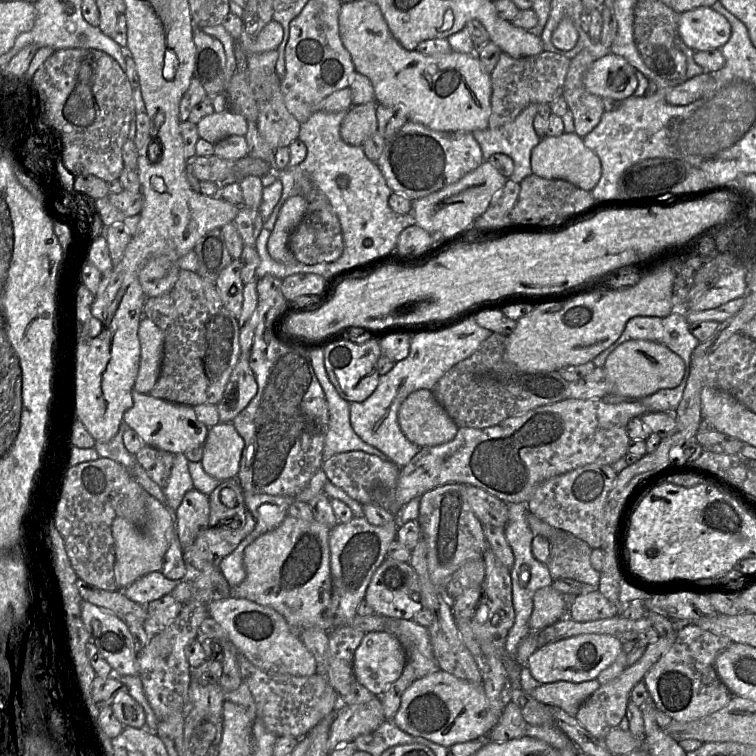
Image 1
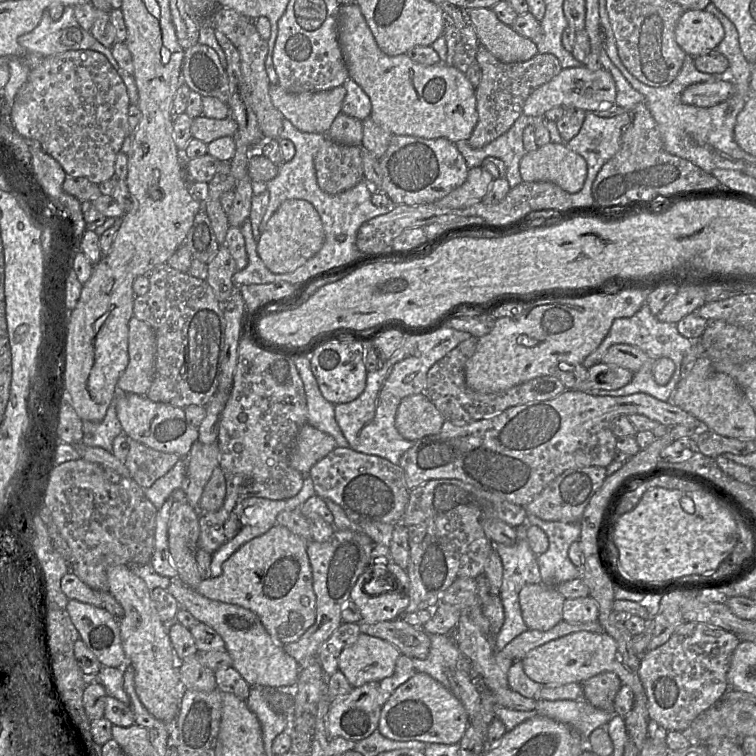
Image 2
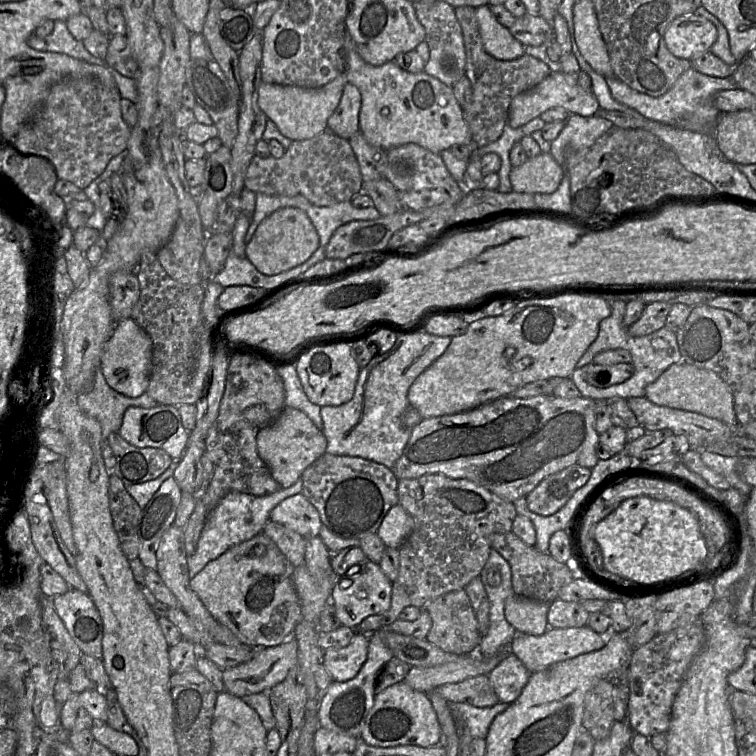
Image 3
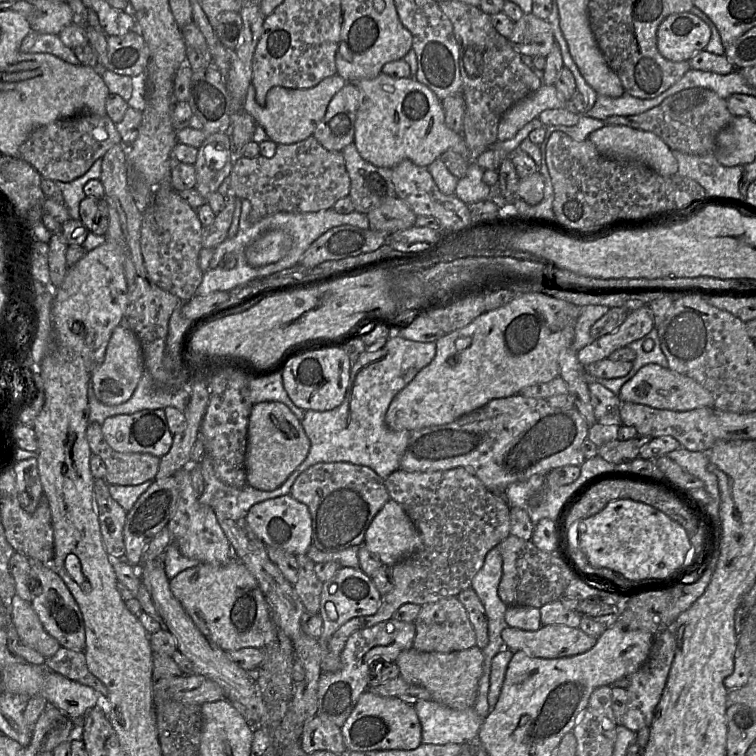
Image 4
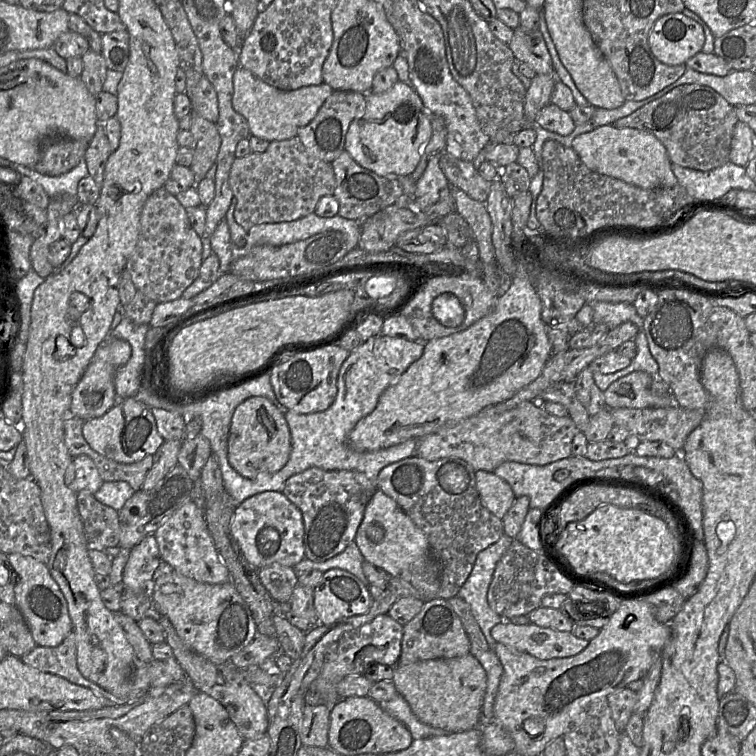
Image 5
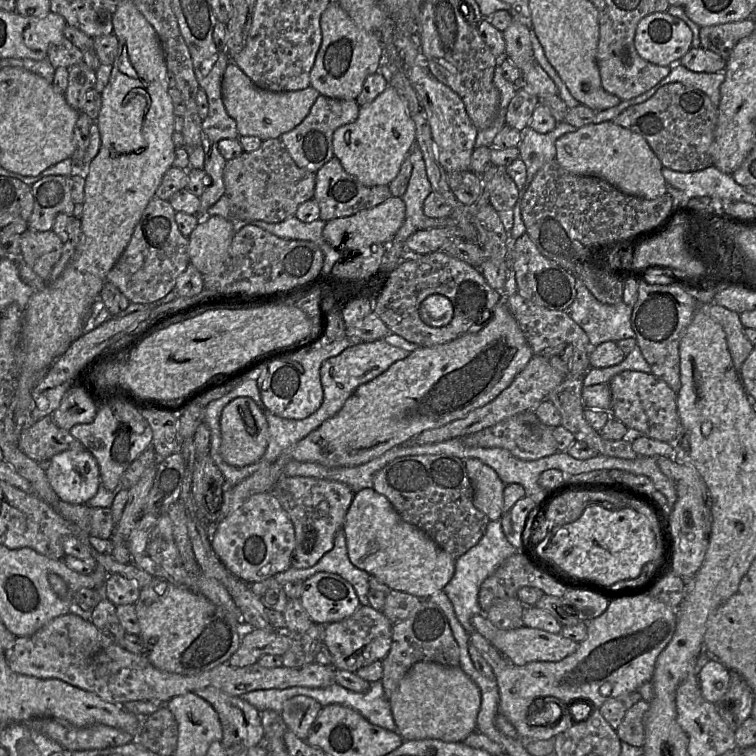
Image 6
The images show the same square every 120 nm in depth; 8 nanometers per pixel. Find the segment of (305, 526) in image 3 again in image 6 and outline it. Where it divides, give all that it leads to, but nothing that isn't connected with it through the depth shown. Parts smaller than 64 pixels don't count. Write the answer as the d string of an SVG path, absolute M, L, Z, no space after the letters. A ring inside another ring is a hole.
M272 491L258 493L212 528L211 546L228 571L251 585L291 567L296 550L295 529Z

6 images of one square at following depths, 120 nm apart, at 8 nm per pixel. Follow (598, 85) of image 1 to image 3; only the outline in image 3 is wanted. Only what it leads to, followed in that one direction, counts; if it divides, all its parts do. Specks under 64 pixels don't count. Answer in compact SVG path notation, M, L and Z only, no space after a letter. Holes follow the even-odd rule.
M561 71L552 72L535 87L517 95L512 100L509 107L507 125L514 129L522 127L552 108L564 109L569 115L578 114L581 116L596 115L600 109L599 103L593 93L582 89L575 77L565 75Z

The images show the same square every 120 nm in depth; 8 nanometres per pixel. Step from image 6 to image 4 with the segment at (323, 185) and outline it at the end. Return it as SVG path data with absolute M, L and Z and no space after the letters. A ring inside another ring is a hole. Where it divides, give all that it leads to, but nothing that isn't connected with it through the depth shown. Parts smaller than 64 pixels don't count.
M354 143L347 145L341 153L350 178L348 196L354 211L368 214L383 201L396 196L392 169L377 167L364 160Z

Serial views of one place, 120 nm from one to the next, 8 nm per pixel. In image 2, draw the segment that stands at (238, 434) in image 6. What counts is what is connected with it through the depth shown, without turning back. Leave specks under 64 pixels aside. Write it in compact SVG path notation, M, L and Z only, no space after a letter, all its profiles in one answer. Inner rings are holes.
M305 424L296 437L291 466L303 475L308 475L311 468L335 448L337 443L330 435Z

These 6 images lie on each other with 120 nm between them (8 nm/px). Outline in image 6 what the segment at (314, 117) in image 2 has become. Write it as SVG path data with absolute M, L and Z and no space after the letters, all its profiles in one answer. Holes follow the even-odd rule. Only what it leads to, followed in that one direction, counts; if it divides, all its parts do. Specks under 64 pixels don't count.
M230 62L224 72L221 92L226 111L235 120L239 136L256 136L262 141L279 138L299 125L320 96L319 92L311 86L284 92L259 89L234 62Z

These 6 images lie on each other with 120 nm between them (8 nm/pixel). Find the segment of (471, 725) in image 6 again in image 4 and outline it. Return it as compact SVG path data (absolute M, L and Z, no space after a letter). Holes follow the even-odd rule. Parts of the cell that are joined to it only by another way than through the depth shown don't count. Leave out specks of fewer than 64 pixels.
M474 646L467 650L450 653L421 652L410 648L400 653L396 659L400 676L409 686L424 687L432 696L432 701L438 702L454 709L472 708L477 698L479 680L483 672L484 655L483 650Z

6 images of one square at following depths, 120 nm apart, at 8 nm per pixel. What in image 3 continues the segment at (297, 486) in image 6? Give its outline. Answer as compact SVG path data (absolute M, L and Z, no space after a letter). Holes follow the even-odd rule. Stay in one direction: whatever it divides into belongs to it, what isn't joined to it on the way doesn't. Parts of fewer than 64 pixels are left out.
M323 454L302 474L301 494L318 510L321 519L319 537L332 552L360 546L360 541L377 532L388 511L399 503L398 482L392 469L360 457Z

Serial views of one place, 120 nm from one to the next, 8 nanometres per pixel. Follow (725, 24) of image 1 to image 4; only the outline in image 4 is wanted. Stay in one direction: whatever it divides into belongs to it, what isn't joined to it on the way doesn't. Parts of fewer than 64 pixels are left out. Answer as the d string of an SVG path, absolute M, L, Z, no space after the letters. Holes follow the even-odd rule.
M691 12L668 15L657 29L657 48L670 61L688 61L705 50L711 37L709 26Z

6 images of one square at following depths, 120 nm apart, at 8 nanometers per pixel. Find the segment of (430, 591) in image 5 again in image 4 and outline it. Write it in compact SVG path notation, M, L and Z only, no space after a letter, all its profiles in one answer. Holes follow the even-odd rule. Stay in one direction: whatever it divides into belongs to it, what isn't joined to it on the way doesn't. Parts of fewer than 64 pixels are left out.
M390 499L372 520L362 545L393 567L422 547L422 537L402 506Z

